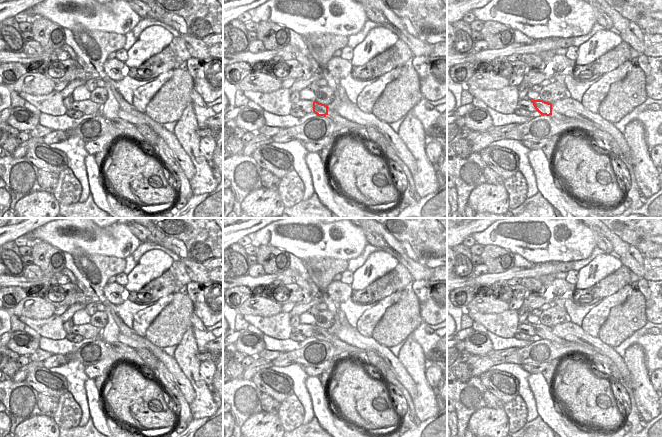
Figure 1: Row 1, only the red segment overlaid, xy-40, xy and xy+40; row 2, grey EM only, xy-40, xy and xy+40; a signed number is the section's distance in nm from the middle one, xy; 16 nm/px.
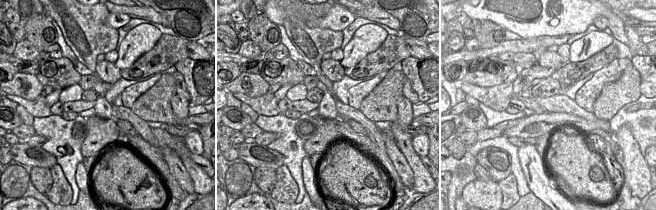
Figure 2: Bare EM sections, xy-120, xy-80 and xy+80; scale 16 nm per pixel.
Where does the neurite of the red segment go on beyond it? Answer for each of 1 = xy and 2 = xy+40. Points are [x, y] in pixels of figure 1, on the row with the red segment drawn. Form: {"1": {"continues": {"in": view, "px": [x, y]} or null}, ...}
{"1": {"continues": null}, "2": {"continues": null}}

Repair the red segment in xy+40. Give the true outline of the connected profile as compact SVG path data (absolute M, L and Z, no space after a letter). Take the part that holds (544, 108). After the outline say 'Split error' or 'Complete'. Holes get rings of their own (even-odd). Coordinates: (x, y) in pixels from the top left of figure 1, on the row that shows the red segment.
M528 99L530 100L536 111L538 111L541 115L546 115L546 116L550 116L552 115L552 104L551 103L548 103L548 102L545 102L543 100L531 100L531 99Z. Complete.

